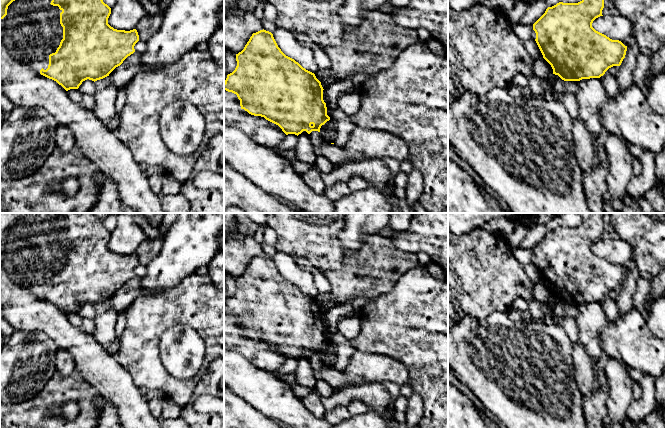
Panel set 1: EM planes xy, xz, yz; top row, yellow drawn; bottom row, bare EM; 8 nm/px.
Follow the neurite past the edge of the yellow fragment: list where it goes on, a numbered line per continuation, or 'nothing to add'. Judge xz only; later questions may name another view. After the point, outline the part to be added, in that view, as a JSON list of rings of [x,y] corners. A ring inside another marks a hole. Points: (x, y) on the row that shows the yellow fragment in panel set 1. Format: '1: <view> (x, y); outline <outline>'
nothing to add

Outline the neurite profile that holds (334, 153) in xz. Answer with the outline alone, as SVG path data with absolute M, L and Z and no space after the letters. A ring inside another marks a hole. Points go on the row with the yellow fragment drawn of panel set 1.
M325 142L320 147L314 147L314 152L317 156L327 158L333 164L347 159L347 151L344 147L337 146L336 144Z

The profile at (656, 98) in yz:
M665 72L654 77L646 100L655 112L665 114Z

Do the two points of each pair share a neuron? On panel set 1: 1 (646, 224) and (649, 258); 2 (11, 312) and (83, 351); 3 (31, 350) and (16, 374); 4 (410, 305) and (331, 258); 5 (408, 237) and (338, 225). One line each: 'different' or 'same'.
1: same
2: same
3: same
4: different
5: different

